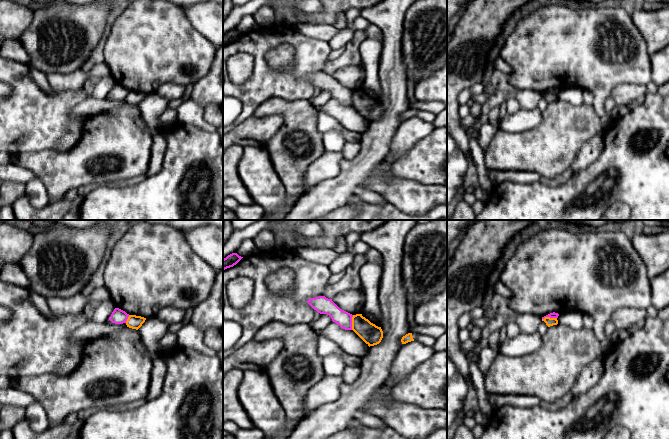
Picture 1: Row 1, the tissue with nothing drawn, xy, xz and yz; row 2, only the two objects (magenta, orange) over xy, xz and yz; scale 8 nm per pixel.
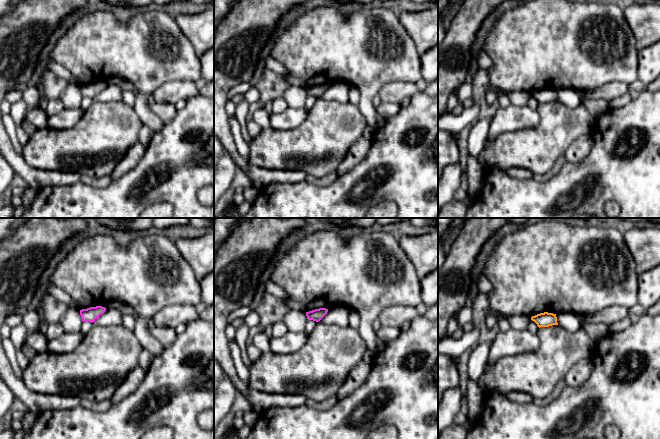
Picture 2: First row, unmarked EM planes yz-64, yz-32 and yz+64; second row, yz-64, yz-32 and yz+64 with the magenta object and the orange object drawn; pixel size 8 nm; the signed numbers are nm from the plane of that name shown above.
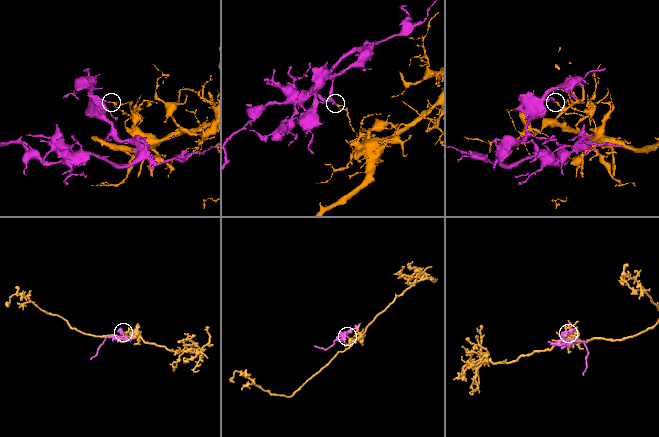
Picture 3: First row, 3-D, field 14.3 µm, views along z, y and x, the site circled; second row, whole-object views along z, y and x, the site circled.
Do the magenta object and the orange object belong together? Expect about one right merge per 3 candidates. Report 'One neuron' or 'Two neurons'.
Two neurons

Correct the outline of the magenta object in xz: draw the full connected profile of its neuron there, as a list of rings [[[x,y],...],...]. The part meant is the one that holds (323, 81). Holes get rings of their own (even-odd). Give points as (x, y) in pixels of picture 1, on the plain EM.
[[[319,72],[309,75],[307,78],[318,89],[329,91],[332,97],[341,104],[352,106],[353,91],[340,85],[332,75],[328,75],[325,72]]]

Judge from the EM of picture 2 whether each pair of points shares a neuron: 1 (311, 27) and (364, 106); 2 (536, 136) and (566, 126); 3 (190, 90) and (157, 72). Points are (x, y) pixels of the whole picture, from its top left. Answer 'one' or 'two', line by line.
1: one
2: one
3: two

